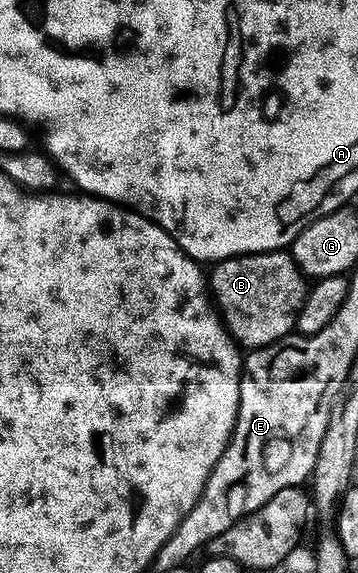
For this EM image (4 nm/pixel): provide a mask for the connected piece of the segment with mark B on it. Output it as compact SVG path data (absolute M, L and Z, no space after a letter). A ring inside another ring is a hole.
M271 249L269 253L245 253L242 257L227 257L224 261L217 261L211 269L206 277L211 300L222 318L225 329L237 346L248 351L261 349L263 345L289 336L295 330L296 316L299 315L304 302L306 277L300 272L291 252Z

